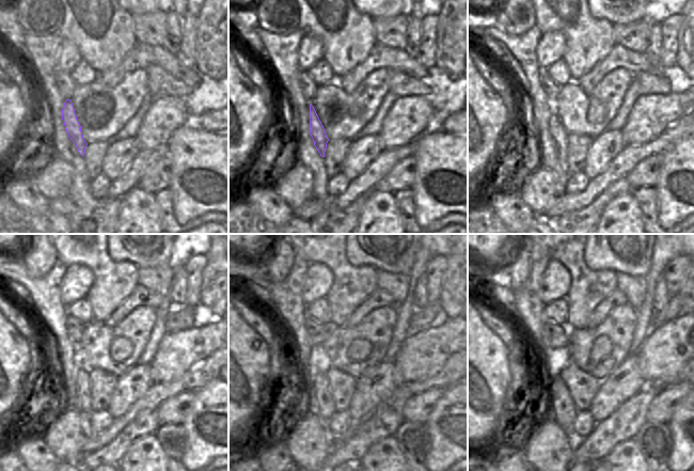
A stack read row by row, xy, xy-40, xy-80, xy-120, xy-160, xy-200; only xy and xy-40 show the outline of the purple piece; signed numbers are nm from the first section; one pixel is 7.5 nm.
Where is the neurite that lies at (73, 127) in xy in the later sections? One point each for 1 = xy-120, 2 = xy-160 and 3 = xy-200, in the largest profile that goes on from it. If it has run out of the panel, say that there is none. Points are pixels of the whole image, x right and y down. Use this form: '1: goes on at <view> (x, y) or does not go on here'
1: goes on at xy-120 (81, 376)
2: goes on at xy-160 (326, 405)
3: goes on at xy-200 (563, 409)

